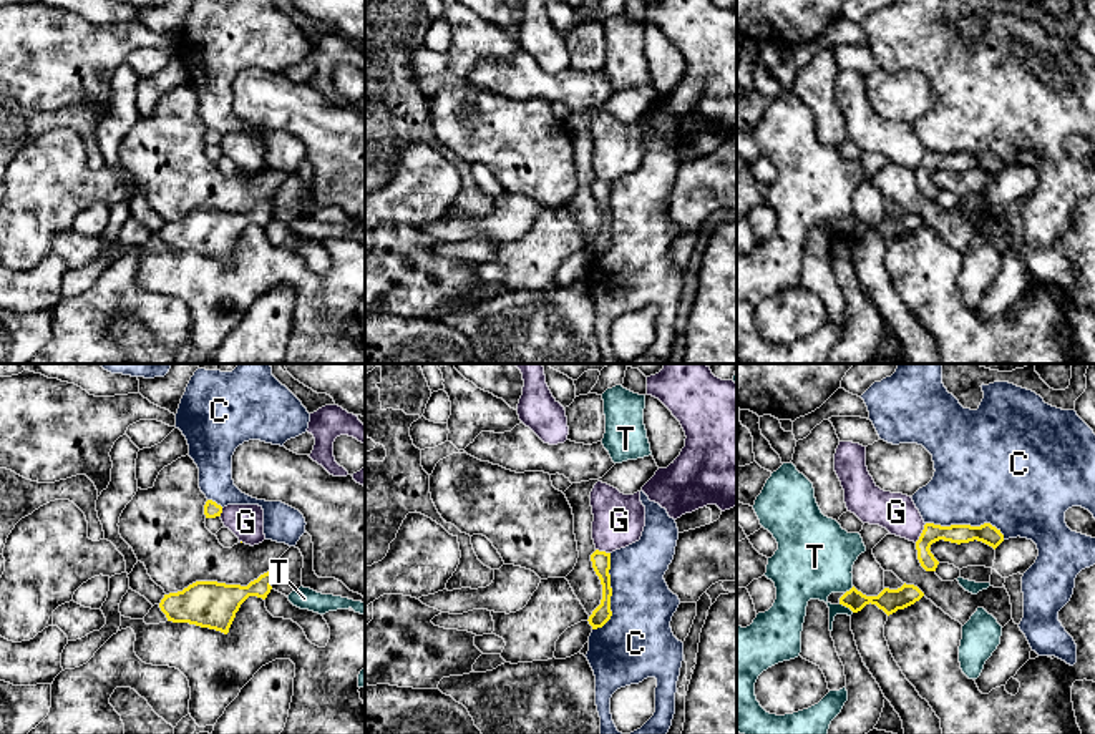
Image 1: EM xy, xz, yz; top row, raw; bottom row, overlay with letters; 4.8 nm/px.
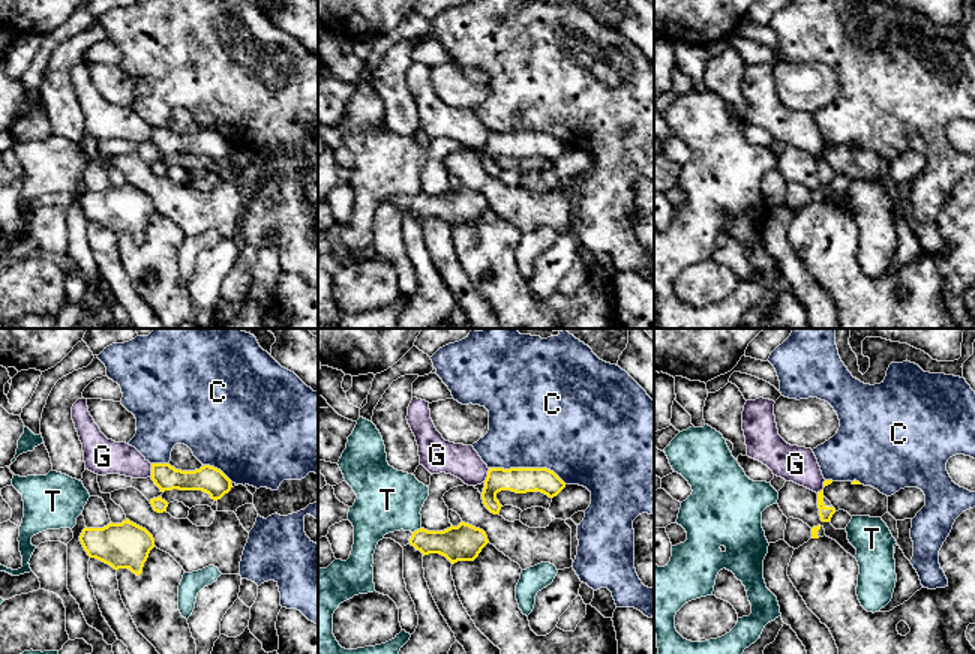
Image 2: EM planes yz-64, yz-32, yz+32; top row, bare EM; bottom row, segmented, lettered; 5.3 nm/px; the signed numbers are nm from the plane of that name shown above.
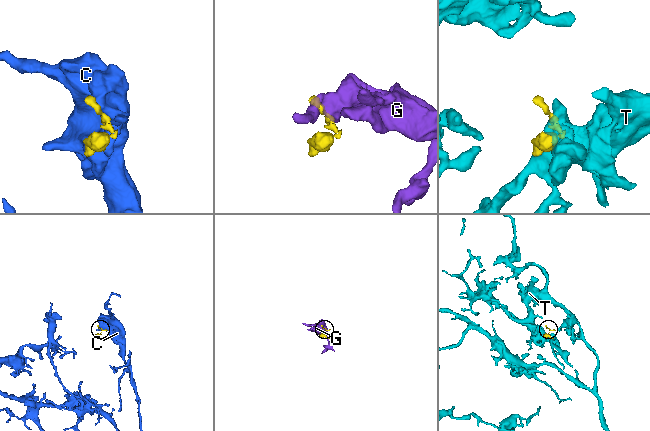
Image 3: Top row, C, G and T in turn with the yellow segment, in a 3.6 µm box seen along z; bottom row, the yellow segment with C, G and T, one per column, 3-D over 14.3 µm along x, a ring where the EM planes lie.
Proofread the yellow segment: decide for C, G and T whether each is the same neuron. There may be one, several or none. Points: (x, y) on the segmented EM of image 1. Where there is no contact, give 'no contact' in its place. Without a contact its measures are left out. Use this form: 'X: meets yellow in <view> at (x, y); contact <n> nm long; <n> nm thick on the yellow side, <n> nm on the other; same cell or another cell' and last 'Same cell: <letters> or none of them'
C: meets yellow in xz at (611, 595); contact 380 nm long; 100 nm thick on the yellow side, 340 nm on the other; another cell
G: meets yellow in yz at (921, 533); contact 110 nm long; 100 nm thick on the yellow side, 190 nm on the other; another cell
T: meets yellow in yz at (846, 606); contact 80 nm long; 110 nm thick on the yellow side, 320 nm on the other; another cell
Same cell: none of them

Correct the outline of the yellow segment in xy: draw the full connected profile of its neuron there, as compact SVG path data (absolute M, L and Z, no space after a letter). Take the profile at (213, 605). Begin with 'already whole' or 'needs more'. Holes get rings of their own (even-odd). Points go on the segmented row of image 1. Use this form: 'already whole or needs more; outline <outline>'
already whole; outline M272 571L260 575L247 586L217 581L196 581L178 593L164 595L159 603L168 621L189 623L229 633L241 604L249 596L265 599L272 590Z

